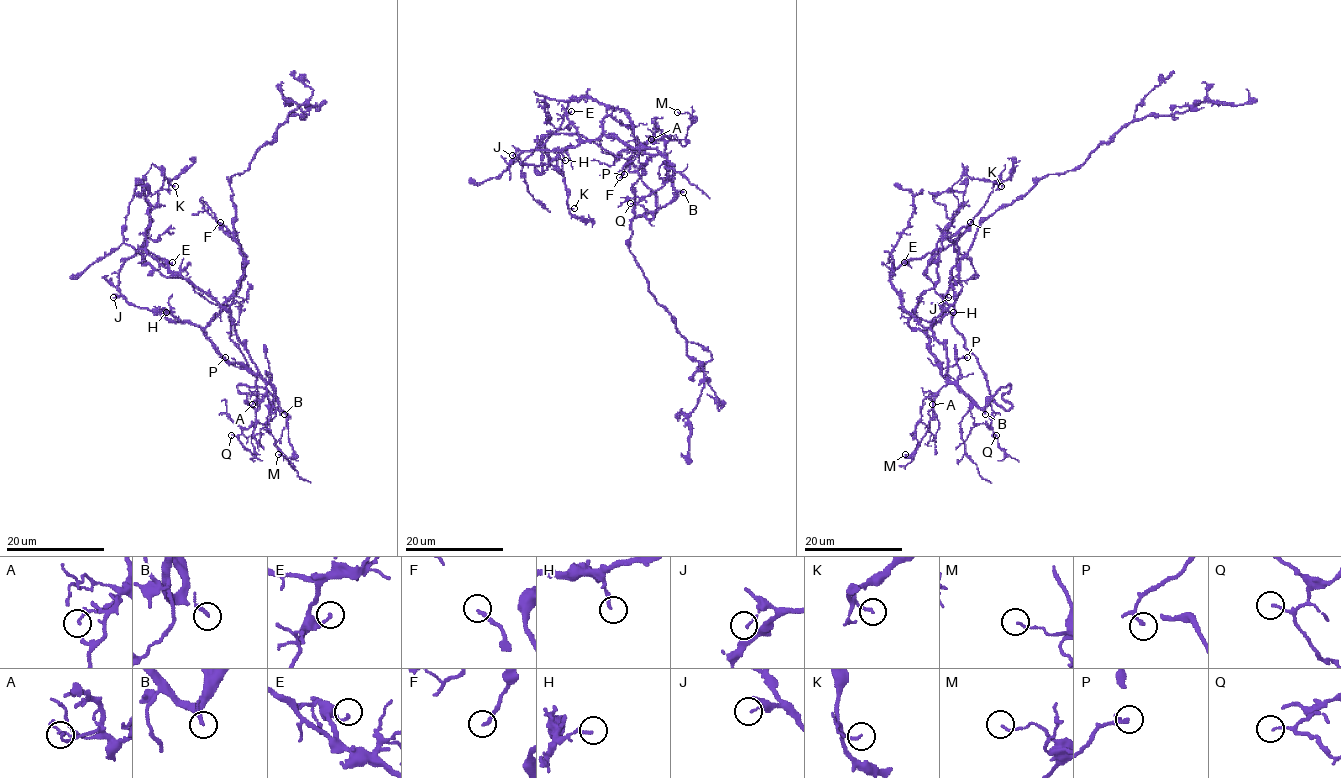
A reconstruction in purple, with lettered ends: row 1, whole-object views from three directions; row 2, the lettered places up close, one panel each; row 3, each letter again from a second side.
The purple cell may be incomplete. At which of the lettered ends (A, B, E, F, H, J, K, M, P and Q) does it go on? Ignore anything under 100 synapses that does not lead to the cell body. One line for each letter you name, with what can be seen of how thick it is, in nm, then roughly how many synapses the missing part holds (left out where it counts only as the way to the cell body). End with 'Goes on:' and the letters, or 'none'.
B: 140 nm
Goes on: B

